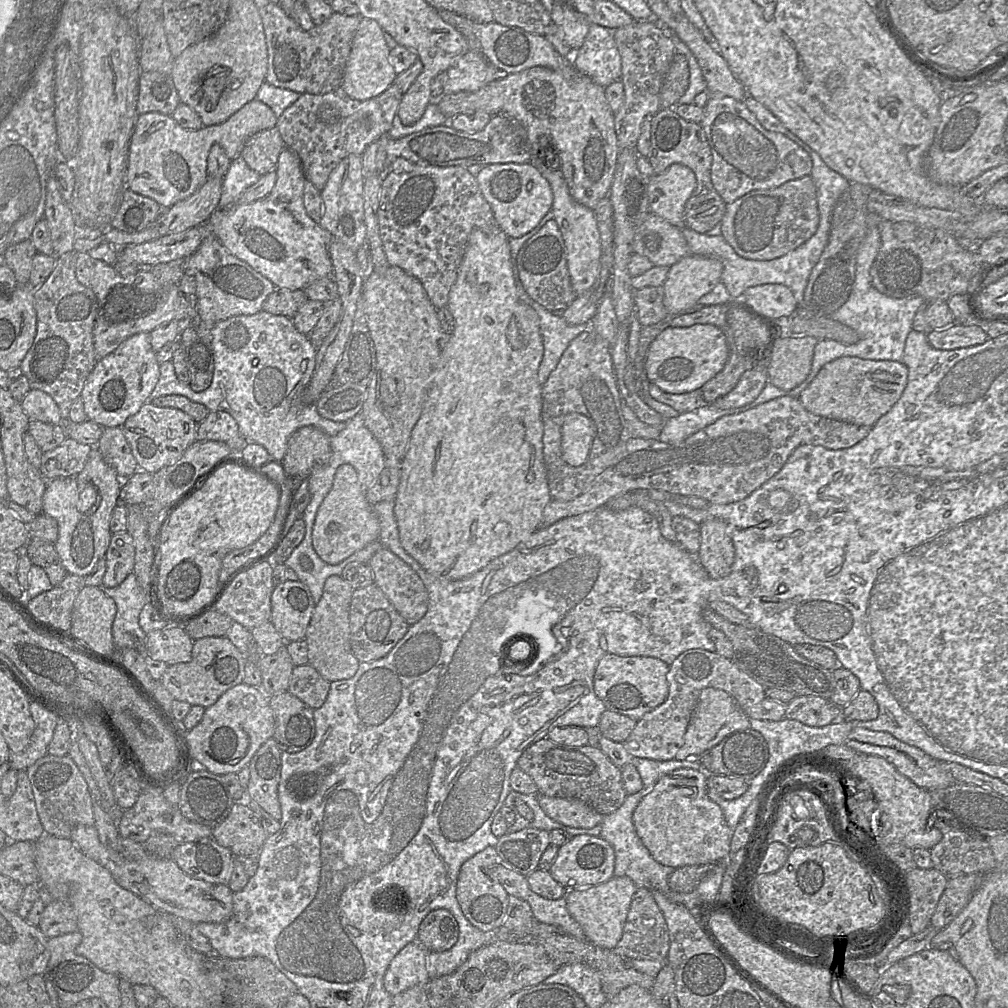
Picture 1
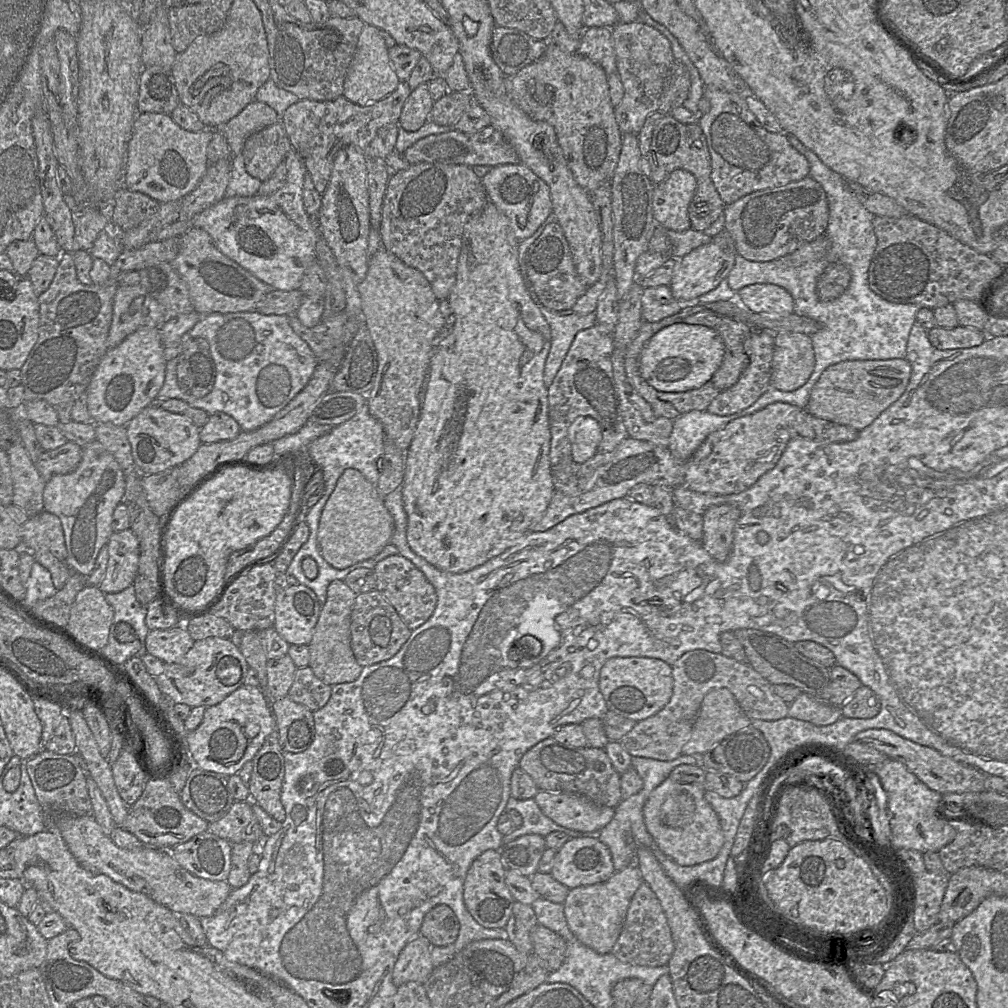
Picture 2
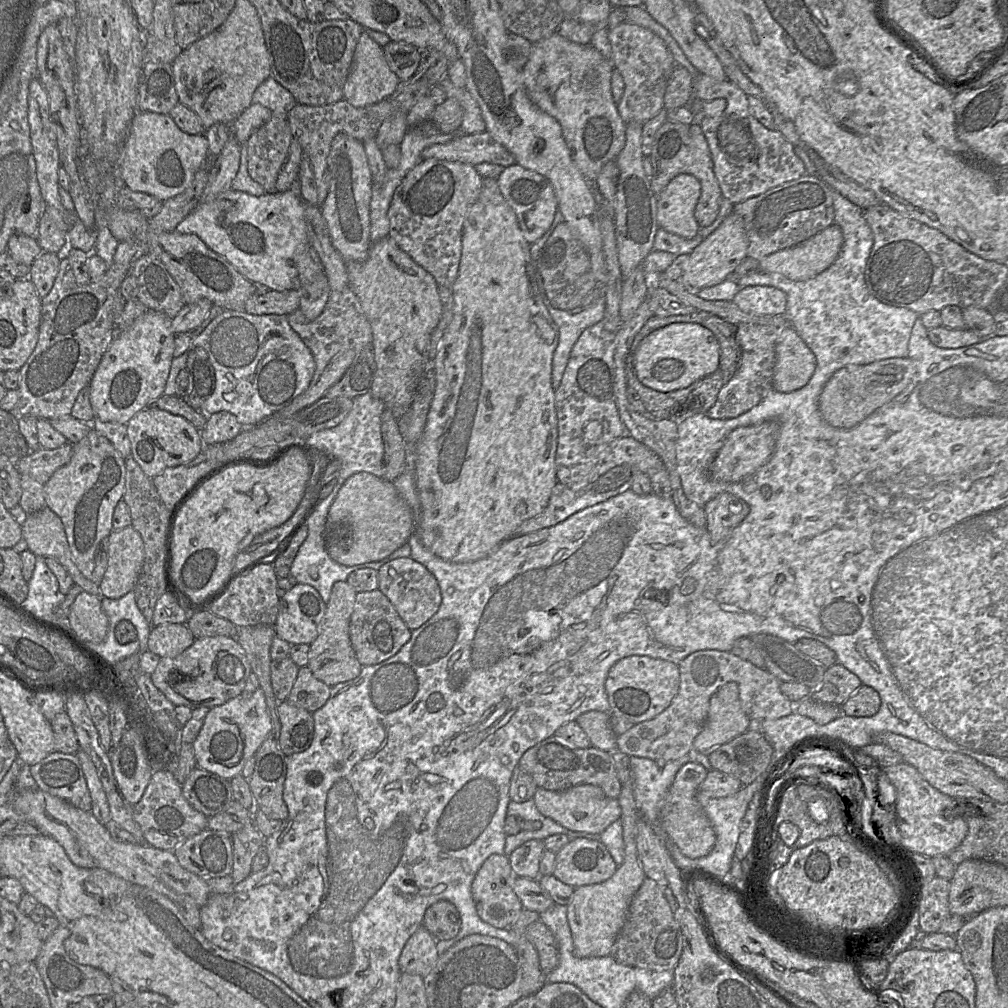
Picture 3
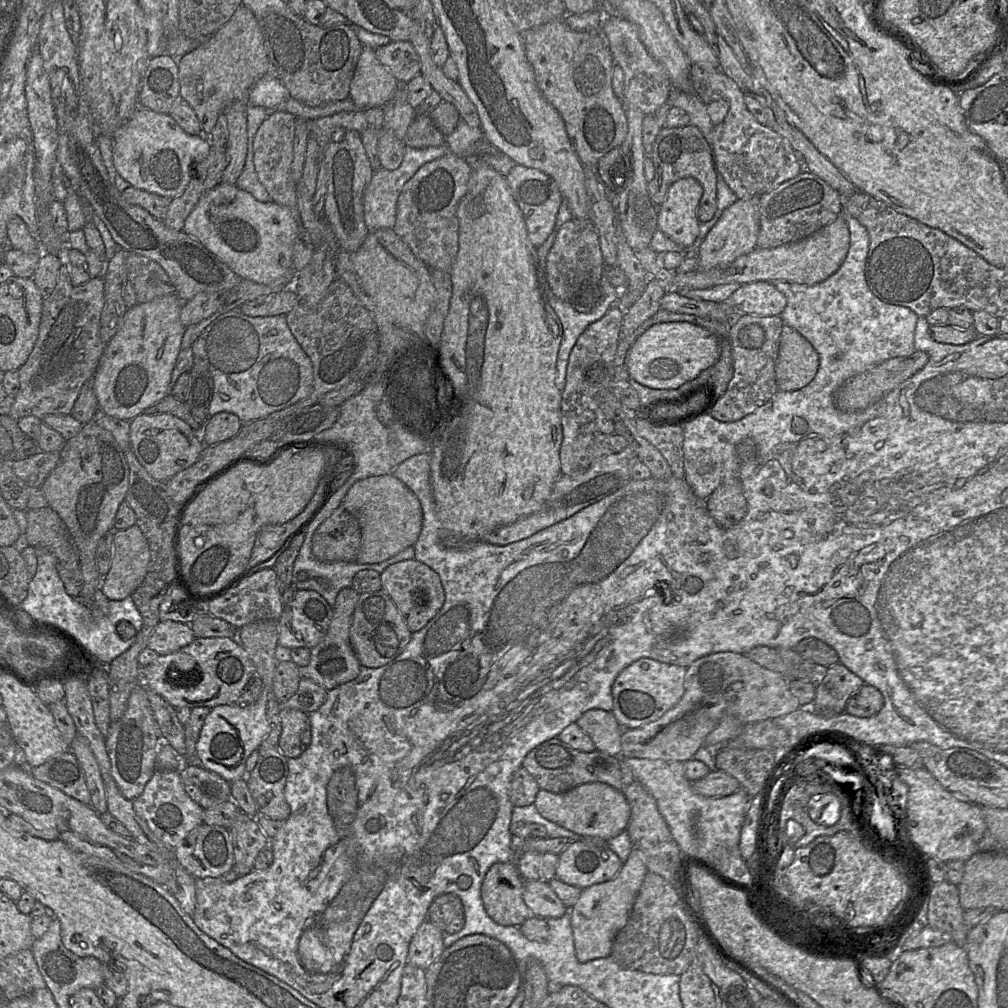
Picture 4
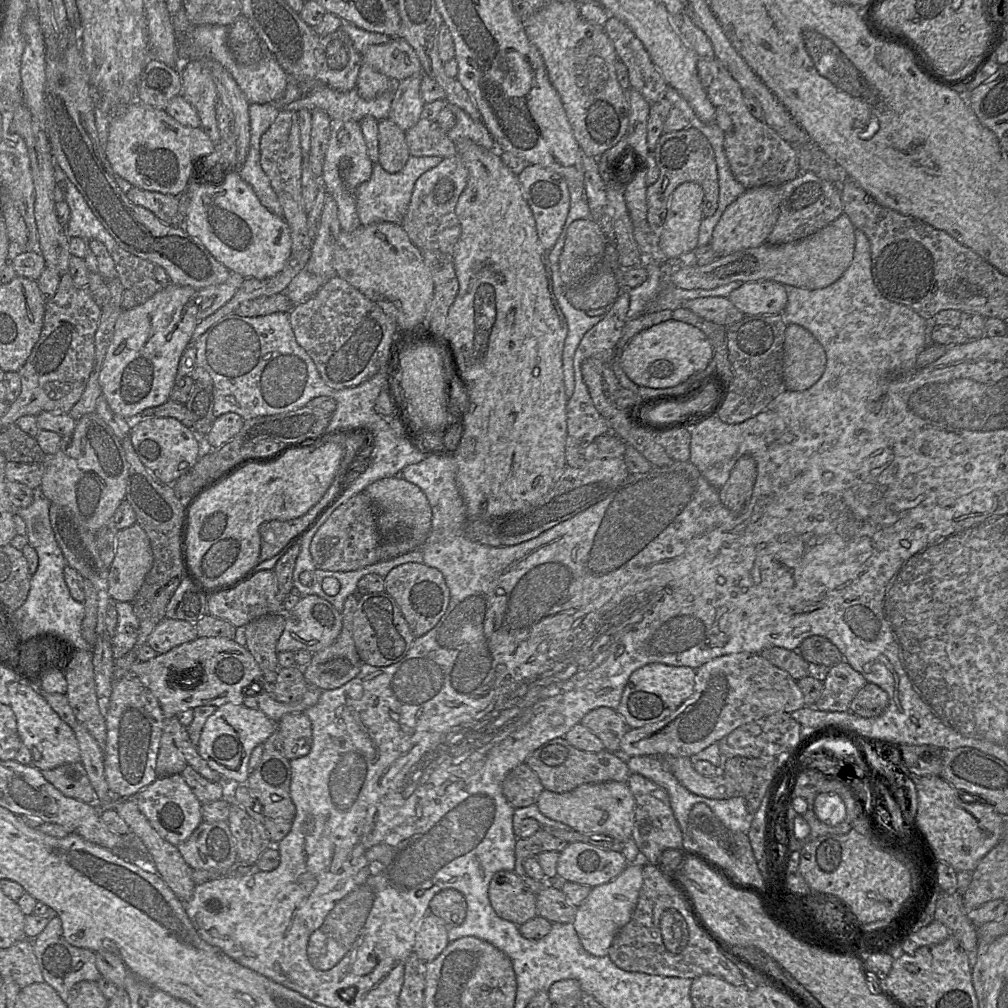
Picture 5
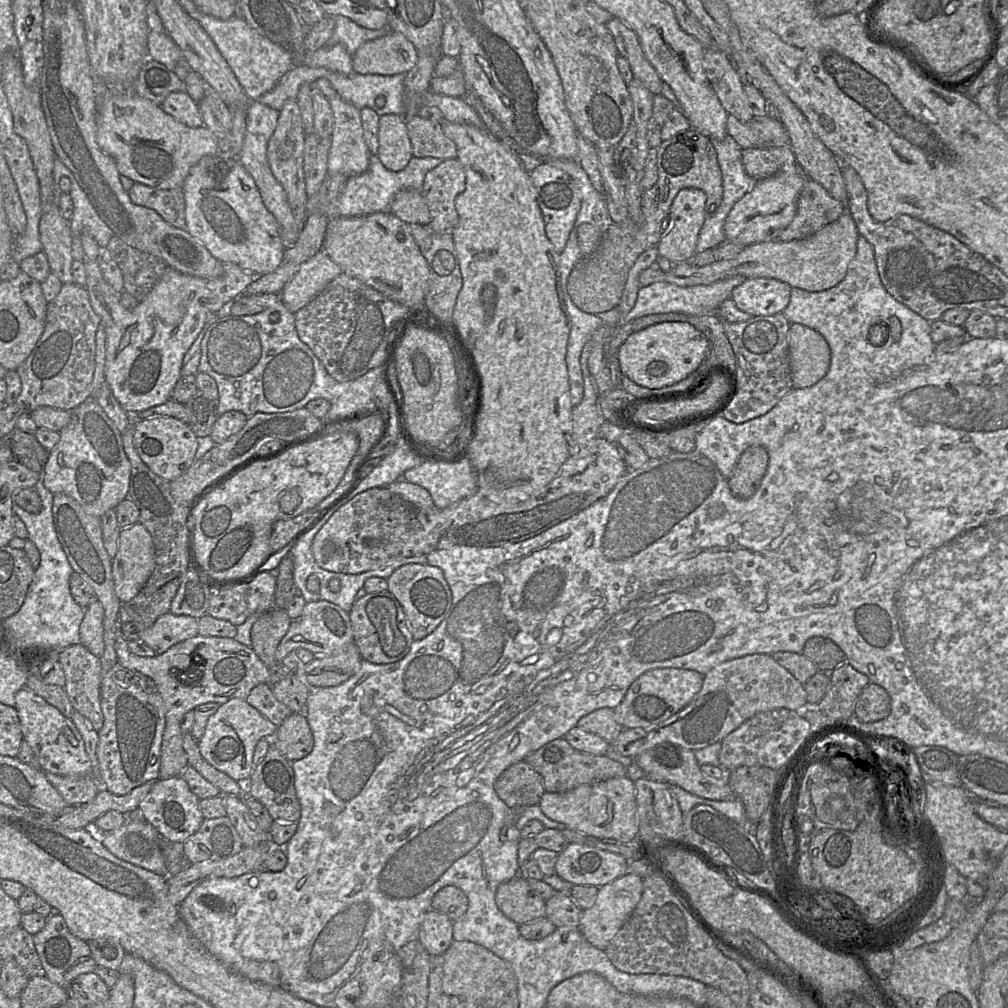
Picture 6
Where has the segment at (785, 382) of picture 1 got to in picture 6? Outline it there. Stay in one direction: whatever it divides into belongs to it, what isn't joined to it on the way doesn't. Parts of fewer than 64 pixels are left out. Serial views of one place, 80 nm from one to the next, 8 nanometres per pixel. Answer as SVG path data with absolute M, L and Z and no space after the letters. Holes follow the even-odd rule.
M791 323L788 350L793 388L811 387L827 374L831 351L825 338L817 331L803 324Z

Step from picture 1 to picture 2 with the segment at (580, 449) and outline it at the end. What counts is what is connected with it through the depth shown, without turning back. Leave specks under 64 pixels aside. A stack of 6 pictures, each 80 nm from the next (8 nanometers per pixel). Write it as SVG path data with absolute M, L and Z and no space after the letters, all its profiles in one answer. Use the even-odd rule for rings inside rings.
M577 417L570 425L568 433L575 462L583 463L596 453L602 433L599 423L594 418Z

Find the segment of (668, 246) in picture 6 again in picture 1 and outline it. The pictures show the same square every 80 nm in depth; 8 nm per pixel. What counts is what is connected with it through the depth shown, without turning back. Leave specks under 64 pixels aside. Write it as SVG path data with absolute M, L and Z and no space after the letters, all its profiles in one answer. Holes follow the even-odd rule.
M672 164L665 172L651 176L648 197L651 213L683 228L685 204L696 187L694 172L683 164Z

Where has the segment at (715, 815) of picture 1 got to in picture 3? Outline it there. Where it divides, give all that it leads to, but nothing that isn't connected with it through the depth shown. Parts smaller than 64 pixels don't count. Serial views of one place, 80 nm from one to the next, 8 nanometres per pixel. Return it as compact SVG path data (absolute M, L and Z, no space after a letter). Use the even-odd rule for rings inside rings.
M688 762L683 765L675 776L668 791L666 803L661 810L661 826L682 854L690 859L706 856L716 843L713 825L697 801L697 793L707 773L707 769L697 762Z

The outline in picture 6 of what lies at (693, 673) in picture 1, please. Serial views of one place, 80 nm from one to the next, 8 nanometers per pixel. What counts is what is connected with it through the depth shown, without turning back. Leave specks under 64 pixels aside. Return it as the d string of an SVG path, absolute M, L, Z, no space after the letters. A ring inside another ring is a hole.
M751 654L720 663L704 675L701 690L691 702L667 720L642 728L623 728L611 750L636 758L663 742L696 751L721 742L747 719L777 708L803 710L807 707L804 684L770 654Z

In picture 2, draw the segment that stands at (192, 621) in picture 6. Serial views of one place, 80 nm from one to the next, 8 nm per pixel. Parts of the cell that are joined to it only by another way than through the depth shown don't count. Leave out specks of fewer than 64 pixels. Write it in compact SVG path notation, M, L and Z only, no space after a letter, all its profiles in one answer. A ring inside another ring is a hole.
M177 626L150 630L146 636L147 653L164 663L178 663L192 648L194 639L187 630Z

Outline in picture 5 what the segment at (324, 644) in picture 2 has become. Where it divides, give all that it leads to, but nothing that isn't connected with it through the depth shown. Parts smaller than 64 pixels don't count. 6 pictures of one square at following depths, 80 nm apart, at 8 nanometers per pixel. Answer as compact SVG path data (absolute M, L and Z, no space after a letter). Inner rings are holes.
M352 594L347 597L341 611L342 628L338 637L330 646L312 653L310 663L302 669L308 685L320 690L337 689L355 678L359 673L362 661L357 654L352 638L352 622L357 603L358 594Z

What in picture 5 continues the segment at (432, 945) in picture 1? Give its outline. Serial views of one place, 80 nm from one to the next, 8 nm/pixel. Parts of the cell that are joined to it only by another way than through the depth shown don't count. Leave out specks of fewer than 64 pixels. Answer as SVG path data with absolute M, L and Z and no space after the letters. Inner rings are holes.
M452 888L439 891L429 903L429 913L442 919L448 927L461 925L466 912L465 897L461 892Z

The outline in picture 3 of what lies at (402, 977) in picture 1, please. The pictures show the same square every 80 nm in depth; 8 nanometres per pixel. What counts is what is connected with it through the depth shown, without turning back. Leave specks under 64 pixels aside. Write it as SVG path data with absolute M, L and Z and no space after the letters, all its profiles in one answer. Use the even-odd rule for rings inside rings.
M421 925L408 939L401 951L398 960L401 973L424 977L438 960L436 943L437 940Z

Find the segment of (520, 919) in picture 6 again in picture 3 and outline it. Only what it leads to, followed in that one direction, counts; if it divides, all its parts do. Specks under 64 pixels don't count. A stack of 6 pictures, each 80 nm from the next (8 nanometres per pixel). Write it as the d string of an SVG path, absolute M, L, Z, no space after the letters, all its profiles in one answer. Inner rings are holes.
M492 854L483 862L472 881L471 893L477 914L484 922L502 929L517 920L523 905L513 889L515 877L505 854Z

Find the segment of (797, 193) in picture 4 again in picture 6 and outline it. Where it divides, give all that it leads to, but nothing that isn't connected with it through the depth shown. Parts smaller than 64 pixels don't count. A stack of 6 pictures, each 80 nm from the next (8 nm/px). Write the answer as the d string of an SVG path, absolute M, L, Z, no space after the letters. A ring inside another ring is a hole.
M806 178L798 198L797 212L778 240L801 240L833 223L846 212L846 206L833 198L818 182Z

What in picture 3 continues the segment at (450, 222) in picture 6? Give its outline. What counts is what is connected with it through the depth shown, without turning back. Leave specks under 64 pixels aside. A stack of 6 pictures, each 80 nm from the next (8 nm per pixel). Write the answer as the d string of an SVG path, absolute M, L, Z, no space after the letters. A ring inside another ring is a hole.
M425 159L406 174L393 194L388 237L428 271L438 286L451 288L457 278L464 218L479 197L482 179L471 164Z

